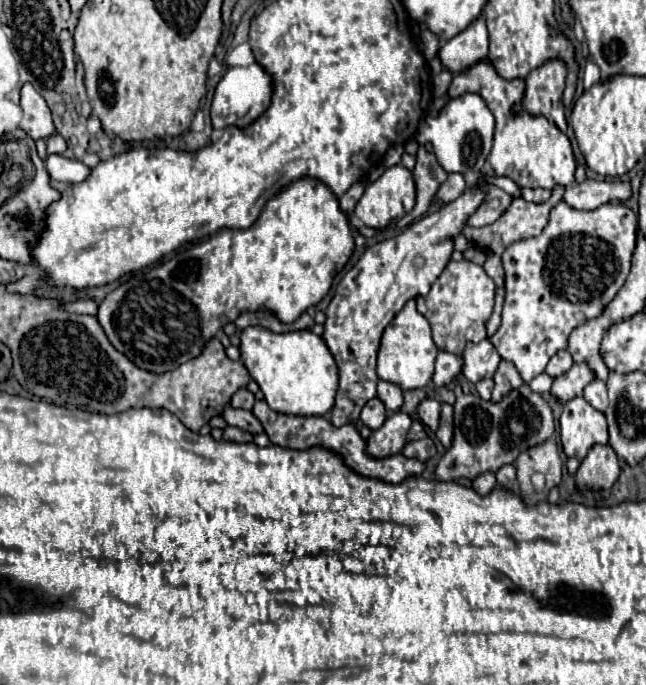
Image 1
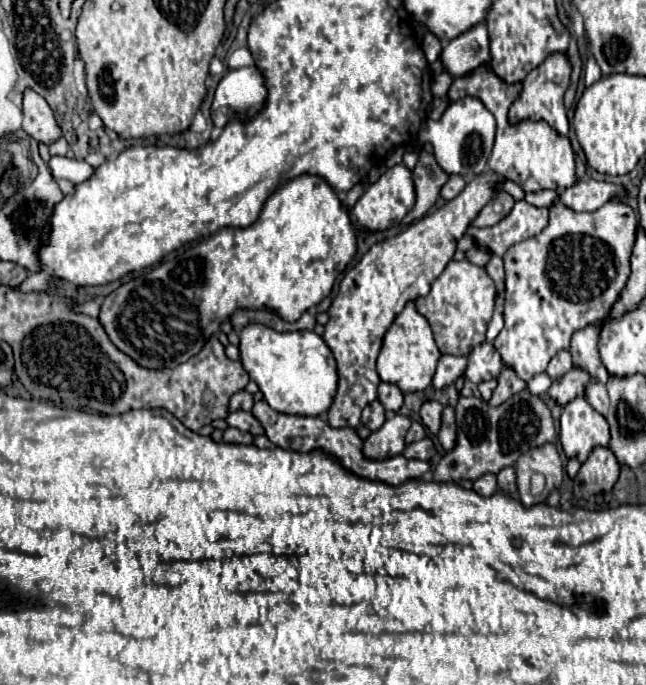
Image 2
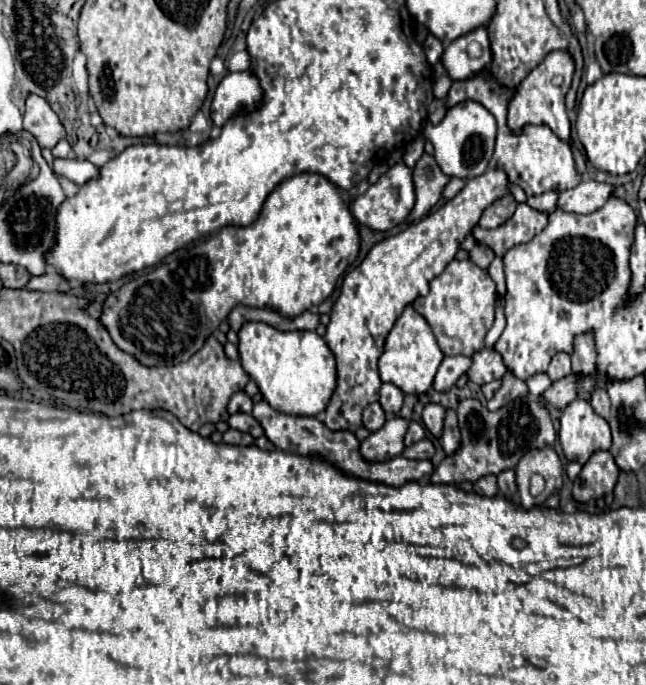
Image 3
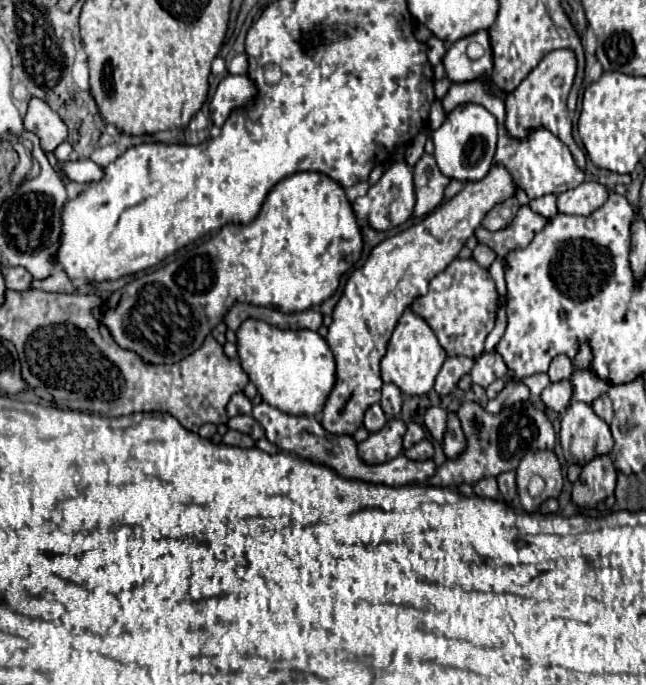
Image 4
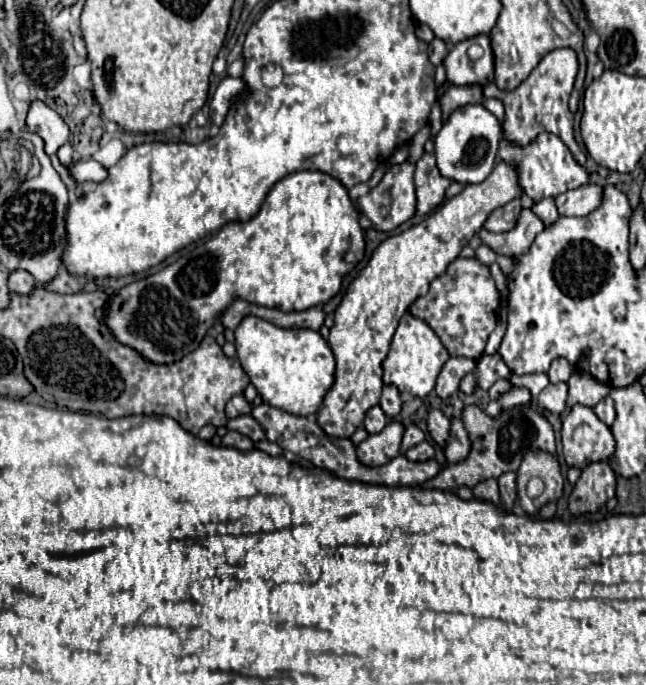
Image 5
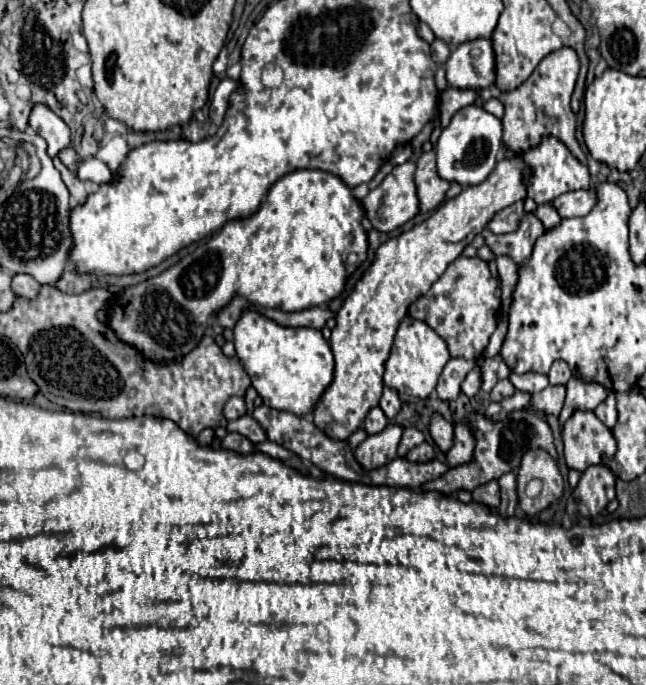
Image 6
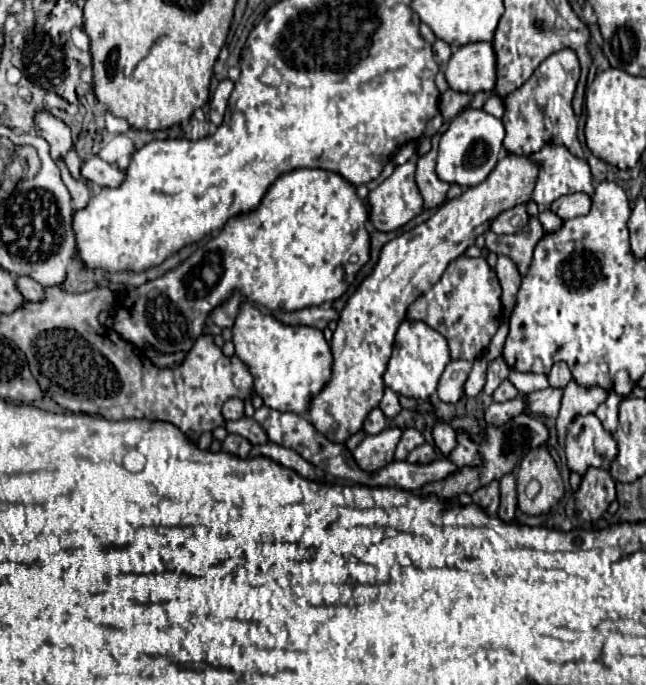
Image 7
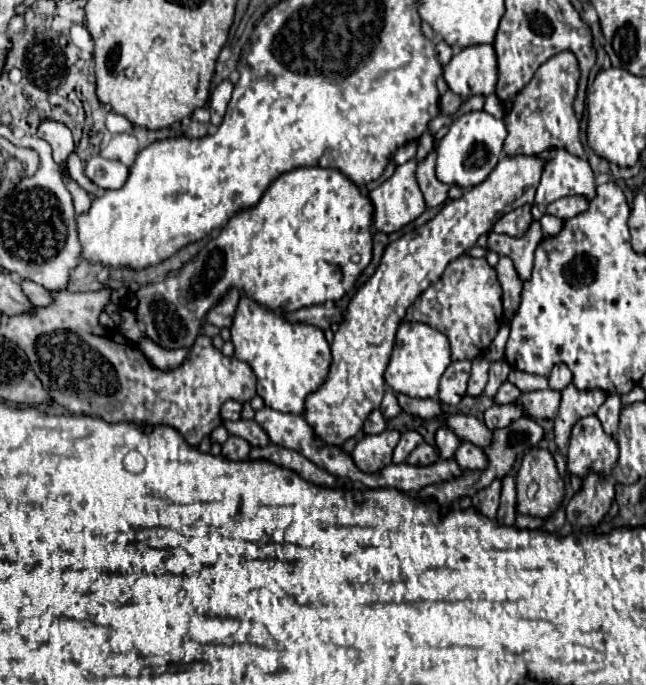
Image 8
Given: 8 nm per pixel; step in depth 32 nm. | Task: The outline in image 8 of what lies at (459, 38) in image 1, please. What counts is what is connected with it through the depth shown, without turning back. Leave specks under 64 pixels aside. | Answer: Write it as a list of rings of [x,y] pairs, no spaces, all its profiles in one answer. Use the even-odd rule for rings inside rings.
[[[492,44],[462,48],[444,66],[444,80],[462,98],[476,94],[490,96],[496,88],[496,54]]]

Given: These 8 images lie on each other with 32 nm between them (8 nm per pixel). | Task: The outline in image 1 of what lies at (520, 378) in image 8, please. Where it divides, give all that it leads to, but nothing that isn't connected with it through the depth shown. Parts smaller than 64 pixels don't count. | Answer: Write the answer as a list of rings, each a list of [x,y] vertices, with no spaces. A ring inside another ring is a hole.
[[[540,374],[540,376],[536,376],[536,378],[530,382],[530,388],[532,388],[534,392],[540,392],[540,394],[548,392],[550,386],[552,386],[552,378],[550,378],[548,374]]]

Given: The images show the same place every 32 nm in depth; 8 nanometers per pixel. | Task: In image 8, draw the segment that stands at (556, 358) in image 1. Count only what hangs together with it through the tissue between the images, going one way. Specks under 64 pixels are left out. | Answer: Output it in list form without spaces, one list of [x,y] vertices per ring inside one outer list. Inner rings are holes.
[[[556,364],[548,376],[548,382],[552,390],[564,390],[572,382],[572,372],[566,364]]]

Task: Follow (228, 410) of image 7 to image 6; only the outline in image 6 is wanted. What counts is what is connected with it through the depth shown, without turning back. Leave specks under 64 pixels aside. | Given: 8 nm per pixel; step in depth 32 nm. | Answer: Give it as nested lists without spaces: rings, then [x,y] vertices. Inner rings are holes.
[[[232,396],[232,398],[226,402],[226,406],[224,406],[224,416],[226,416],[228,420],[236,420],[236,418],[240,418],[240,416],[244,416],[244,414],[246,414],[246,402],[244,402],[244,398]]]

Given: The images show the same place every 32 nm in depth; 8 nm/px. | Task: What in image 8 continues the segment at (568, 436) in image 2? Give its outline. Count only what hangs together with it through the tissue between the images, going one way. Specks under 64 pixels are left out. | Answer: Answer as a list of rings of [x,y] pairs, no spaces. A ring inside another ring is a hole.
[[[596,416],[580,418],[570,432],[568,440],[568,470],[570,474],[586,476],[588,470],[610,474],[616,464],[616,440],[602,430]]]

